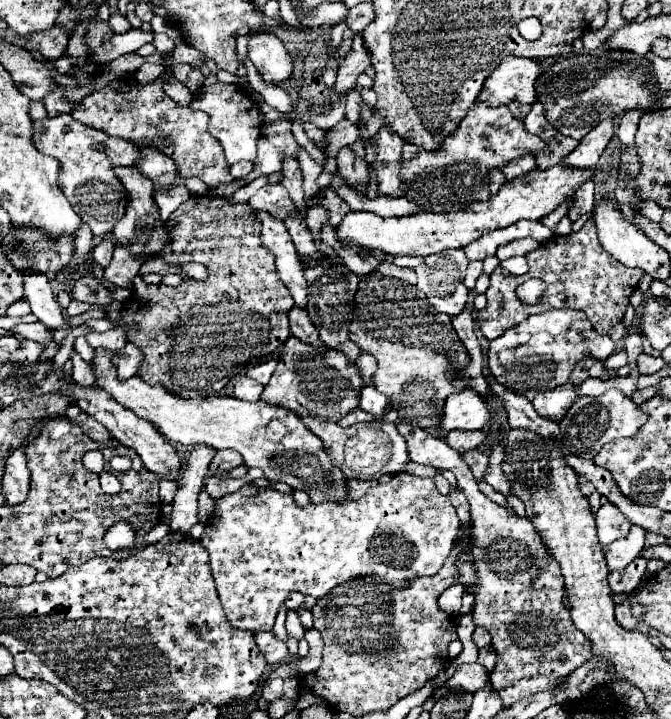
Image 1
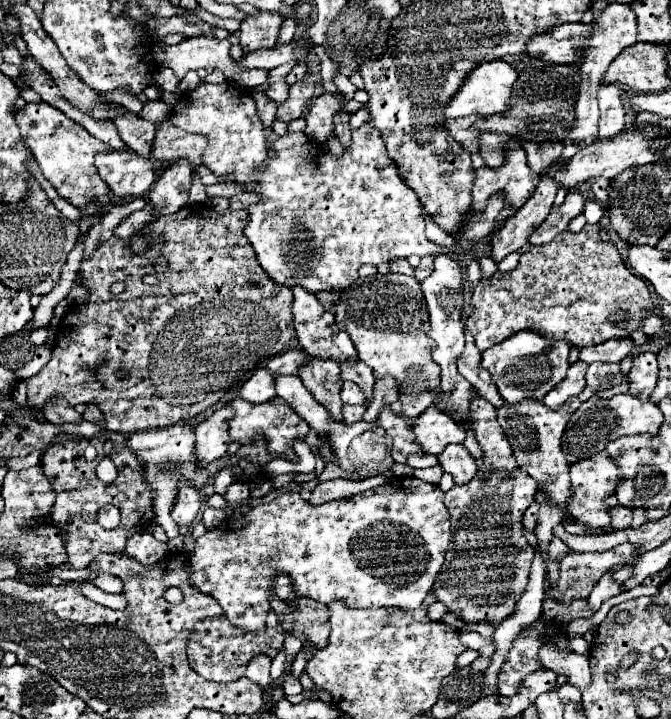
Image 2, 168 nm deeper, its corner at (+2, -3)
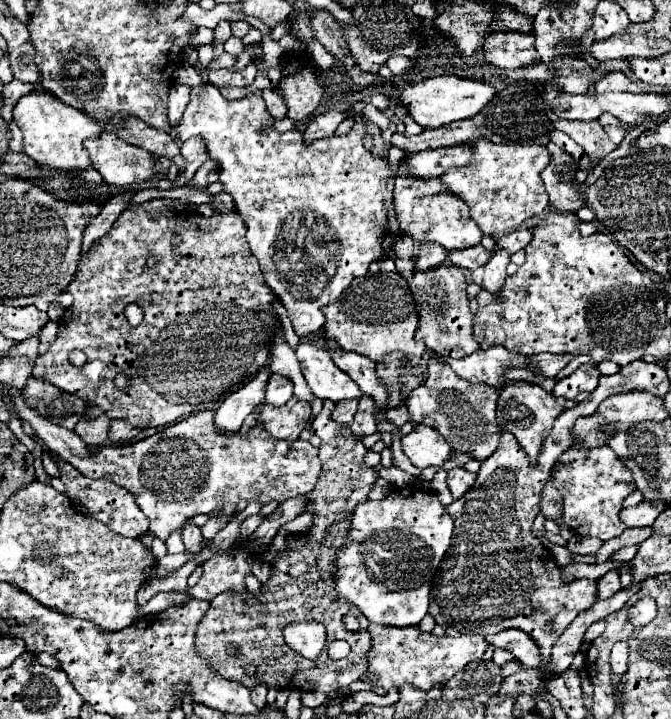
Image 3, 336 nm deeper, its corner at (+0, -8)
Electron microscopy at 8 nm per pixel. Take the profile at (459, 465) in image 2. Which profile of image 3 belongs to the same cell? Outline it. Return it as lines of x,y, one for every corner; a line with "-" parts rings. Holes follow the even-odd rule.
453,468
447,472
447,486
451,488
453,492
453,498
461,498
475,482
475,474
473,472
467,472
465,468

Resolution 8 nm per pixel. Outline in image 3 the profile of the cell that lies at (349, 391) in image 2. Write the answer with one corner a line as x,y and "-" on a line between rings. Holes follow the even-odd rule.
301,342
295,354
301,362
301,372
317,398
329,398
333,402
339,402
357,400
363,396
355,382
337,366
333,366
329,354
323,348
309,342

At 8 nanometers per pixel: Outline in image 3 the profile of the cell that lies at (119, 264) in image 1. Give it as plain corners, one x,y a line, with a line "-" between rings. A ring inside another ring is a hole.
197,140
185,142
185,144
181,146
181,156
183,156
183,160
185,160
183,172
179,172
175,180
161,178
157,186
165,186
165,190
173,190
173,188
177,188
177,186
185,186
185,184
193,178
193,174
197,172
197,168
207,160
207,158
205,158
205,150
201,150
201,142
197,142

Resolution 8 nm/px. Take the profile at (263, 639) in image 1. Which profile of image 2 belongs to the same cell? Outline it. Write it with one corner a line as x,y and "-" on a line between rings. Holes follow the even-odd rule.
257,655
251,659
251,663
247,665
245,677
253,683
257,683
259,687
267,689
271,685
271,677
269,677
269,667
271,667
271,659
265,655

